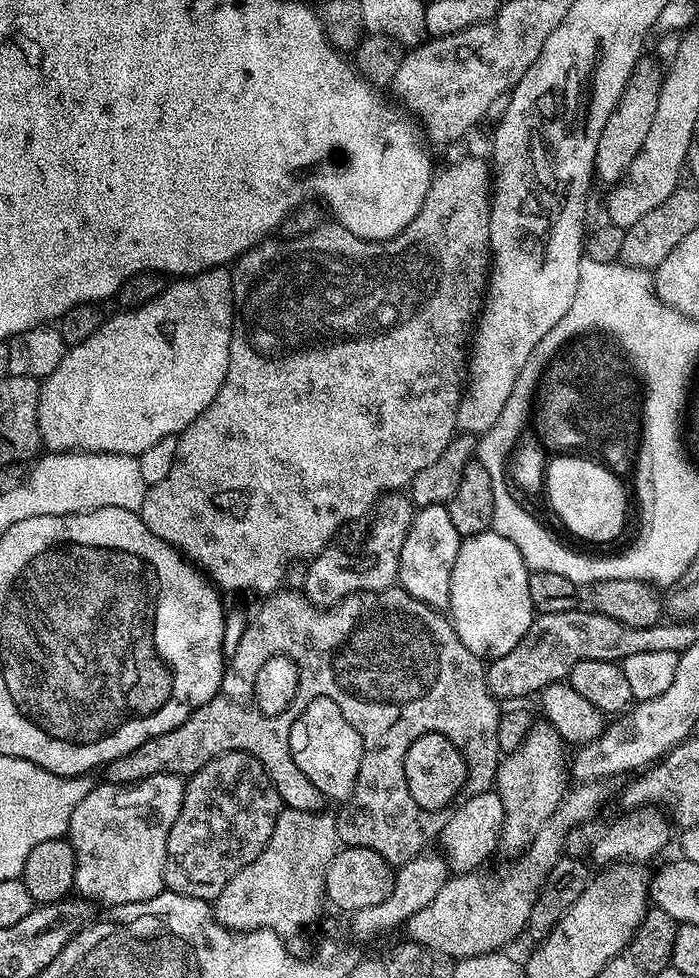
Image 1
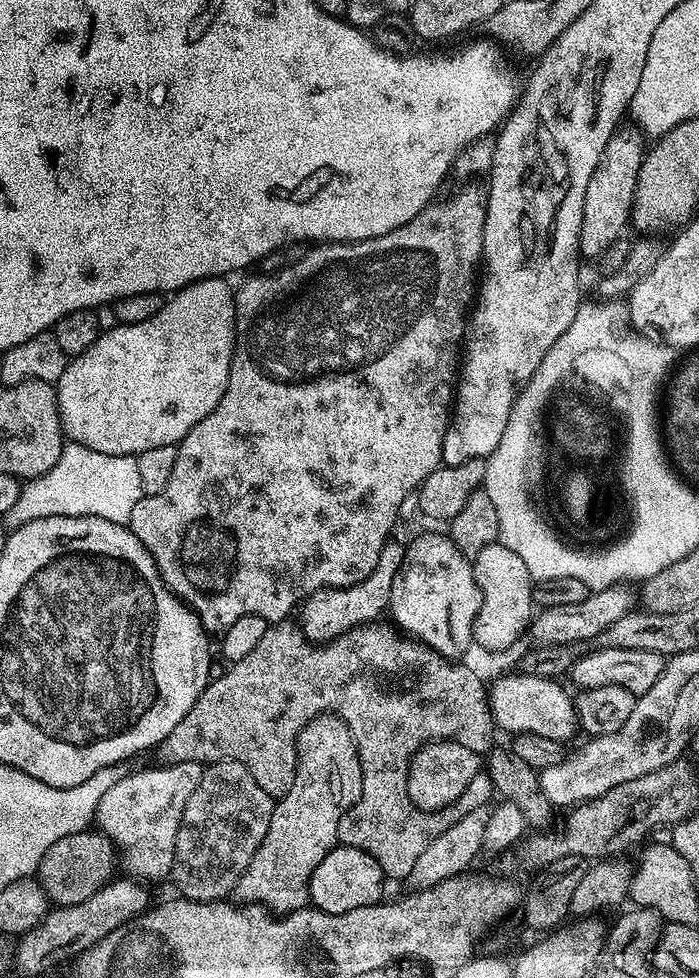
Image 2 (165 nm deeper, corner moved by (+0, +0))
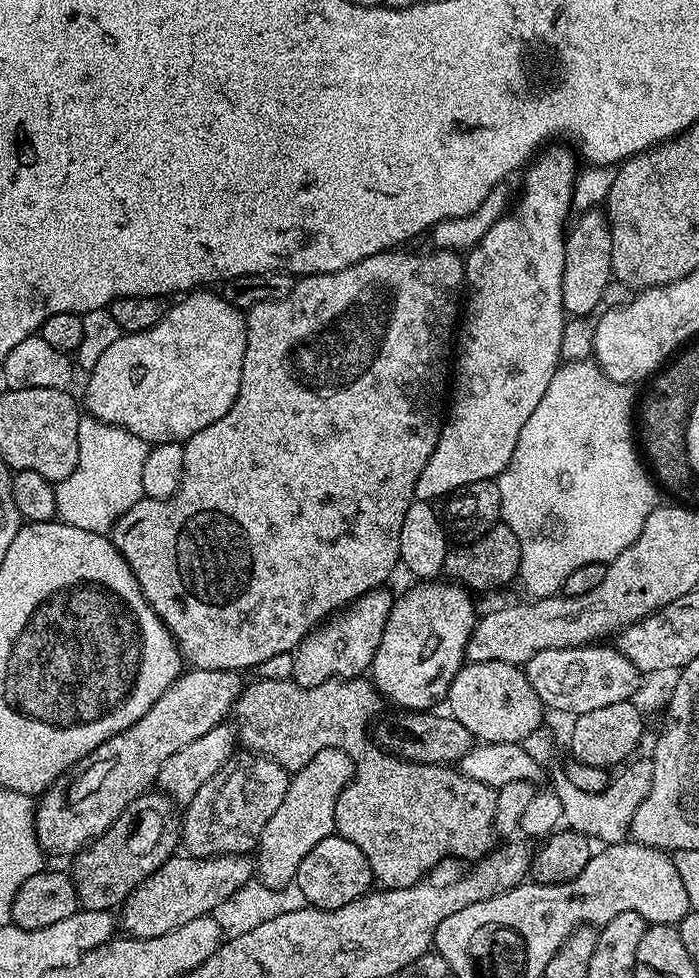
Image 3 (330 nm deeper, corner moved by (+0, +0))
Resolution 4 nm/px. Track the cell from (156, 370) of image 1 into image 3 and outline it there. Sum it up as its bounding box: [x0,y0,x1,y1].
[82,290,246,446]

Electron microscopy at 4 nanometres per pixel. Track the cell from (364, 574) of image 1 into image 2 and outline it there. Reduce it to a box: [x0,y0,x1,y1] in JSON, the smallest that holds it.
[298,542,404,646]

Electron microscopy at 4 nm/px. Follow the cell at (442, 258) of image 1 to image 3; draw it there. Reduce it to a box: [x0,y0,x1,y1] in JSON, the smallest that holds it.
[110,250,466,672]

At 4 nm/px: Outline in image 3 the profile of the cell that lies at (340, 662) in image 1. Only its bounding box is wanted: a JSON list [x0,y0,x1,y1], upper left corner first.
[234,678,497,889]

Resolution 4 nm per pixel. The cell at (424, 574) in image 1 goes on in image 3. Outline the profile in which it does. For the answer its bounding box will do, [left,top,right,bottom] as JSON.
[370,582,478,710]

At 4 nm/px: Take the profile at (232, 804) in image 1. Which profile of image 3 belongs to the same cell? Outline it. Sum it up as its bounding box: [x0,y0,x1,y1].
[182,750,290,856]

